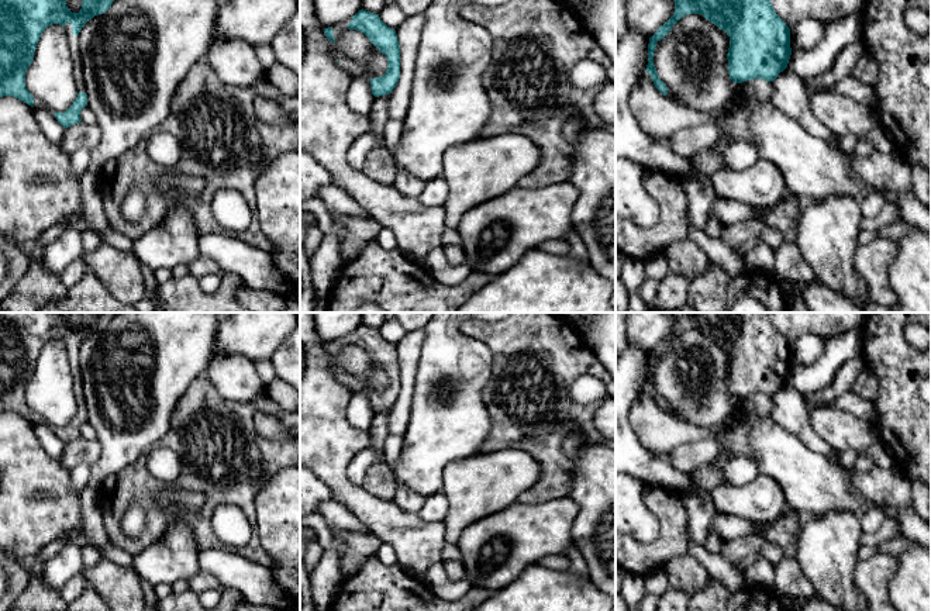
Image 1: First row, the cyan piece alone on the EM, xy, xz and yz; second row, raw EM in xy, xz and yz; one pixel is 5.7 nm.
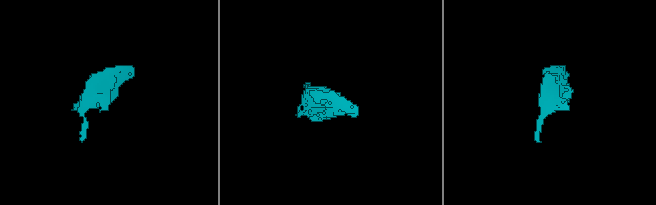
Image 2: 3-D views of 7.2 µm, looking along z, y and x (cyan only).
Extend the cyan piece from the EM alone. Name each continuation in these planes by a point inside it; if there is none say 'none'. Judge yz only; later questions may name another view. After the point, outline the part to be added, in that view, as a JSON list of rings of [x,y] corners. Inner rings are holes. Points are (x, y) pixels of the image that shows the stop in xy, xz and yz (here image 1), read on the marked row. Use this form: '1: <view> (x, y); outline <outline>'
none

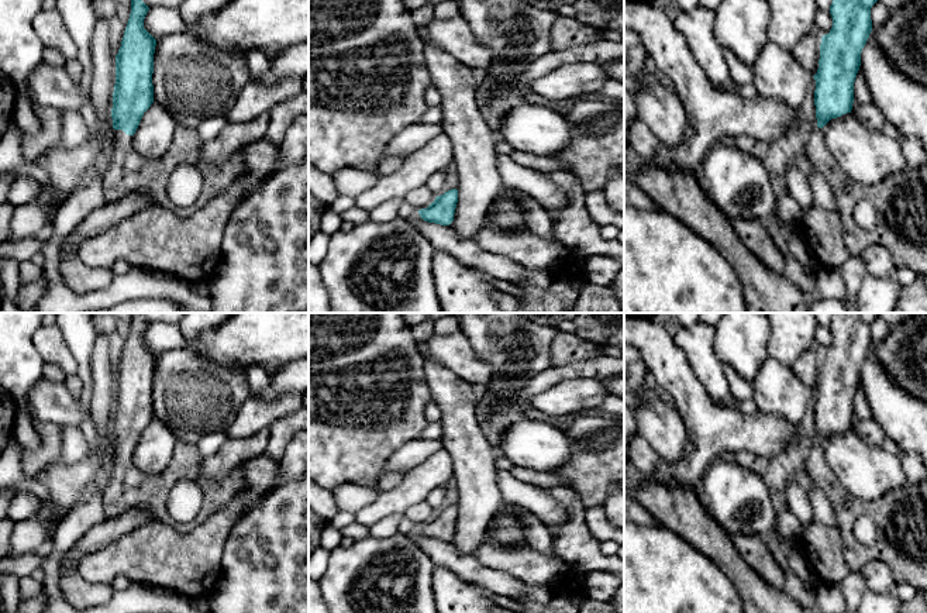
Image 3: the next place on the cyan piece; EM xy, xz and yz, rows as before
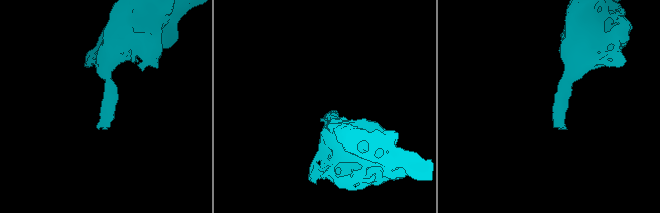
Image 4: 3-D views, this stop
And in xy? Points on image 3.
1: xy (124, 172); outline [[[185,125],[176,127],[169,149],[159,158],[141,156],[134,148],[134,135],[127,135],[123,130],[114,130],[110,138],[113,140],[113,149],[111,155],[103,159],[101,172],[106,203],[118,202],[125,196],[138,192],[145,193],[152,200],[152,204],[173,210],[179,217],[189,217],[204,207],[213,197],[227,190],[238,176],[247,172],[247,165],[239,149],[220,163],[204,161],[200,156],[200,148],[203,145],[201,140],[199,138],[194,128],[187,128]],[[183,163],[190,163],[201,172],[203,187],[193,206],[176,207],[168,197],[166,185],[172,172]]]

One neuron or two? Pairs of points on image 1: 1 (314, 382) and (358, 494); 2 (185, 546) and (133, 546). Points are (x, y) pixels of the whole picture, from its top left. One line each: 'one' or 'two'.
1: one
2: two

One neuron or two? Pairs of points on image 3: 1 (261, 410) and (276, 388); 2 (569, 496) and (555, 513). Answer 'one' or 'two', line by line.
1: two
2: two

